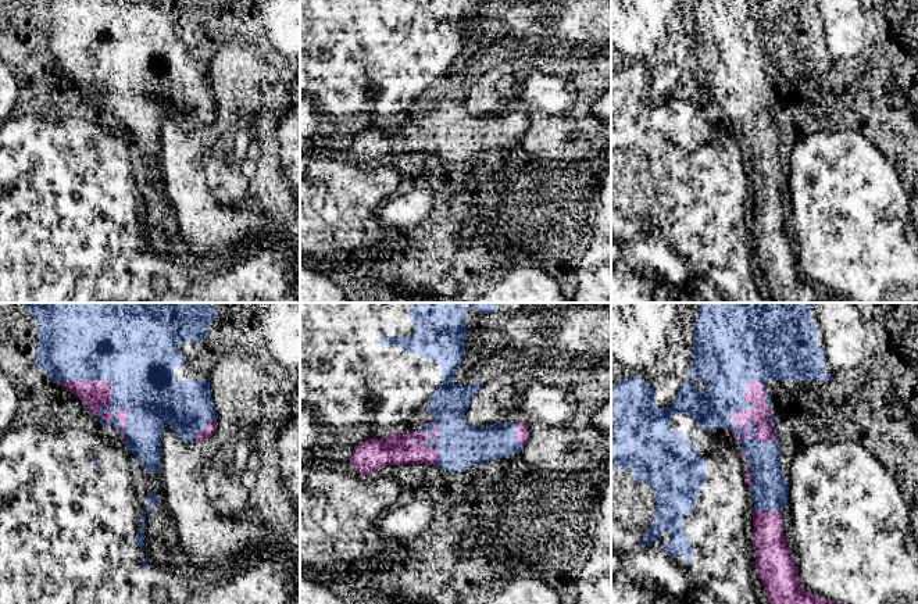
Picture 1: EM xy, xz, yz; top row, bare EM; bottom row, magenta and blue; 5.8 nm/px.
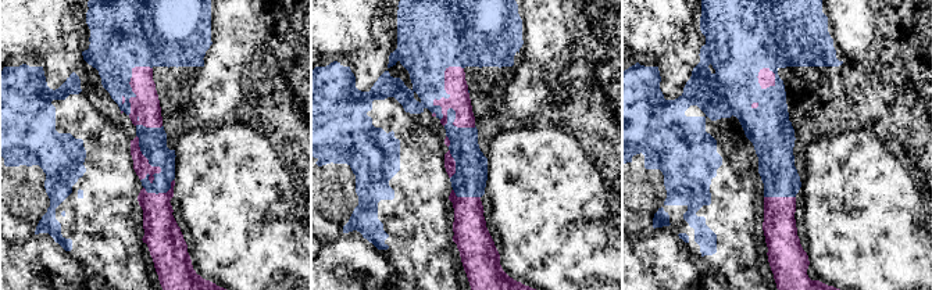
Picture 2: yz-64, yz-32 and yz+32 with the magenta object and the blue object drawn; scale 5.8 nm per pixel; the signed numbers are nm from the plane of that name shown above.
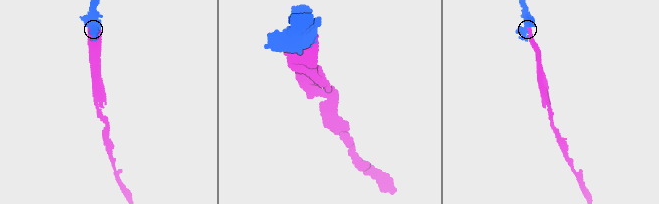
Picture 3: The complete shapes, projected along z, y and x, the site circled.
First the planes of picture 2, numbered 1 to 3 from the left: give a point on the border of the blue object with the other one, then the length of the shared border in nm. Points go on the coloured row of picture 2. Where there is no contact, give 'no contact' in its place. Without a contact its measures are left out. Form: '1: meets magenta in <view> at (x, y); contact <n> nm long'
1: meets magenta in yz-64 at (149, 164); contact 300 nm long
2: meets magenta in yz-32 at (447, 93); contact 340 nm long
3: meets magenta in yz+32 at (757, 77); contact 140 nm long

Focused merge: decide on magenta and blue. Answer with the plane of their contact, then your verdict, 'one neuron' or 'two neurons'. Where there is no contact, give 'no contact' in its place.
meets magenta in yz; one neuron

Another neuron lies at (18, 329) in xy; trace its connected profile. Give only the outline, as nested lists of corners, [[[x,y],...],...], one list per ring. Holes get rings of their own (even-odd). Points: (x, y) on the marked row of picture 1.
[[[0,303],[0,436],[7,430],[18,397],[11,380],[36,369],[39,330],[22,304]]]

